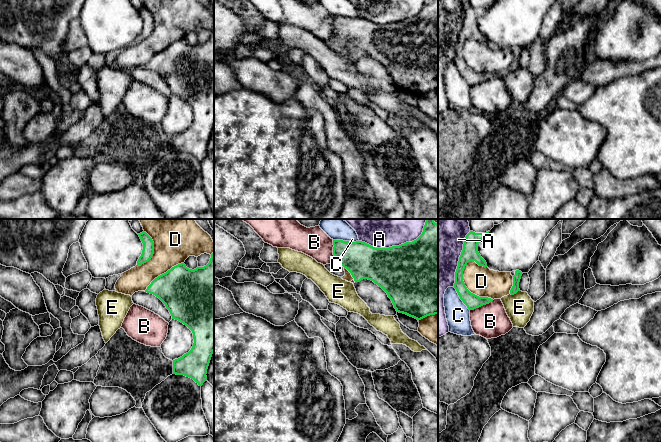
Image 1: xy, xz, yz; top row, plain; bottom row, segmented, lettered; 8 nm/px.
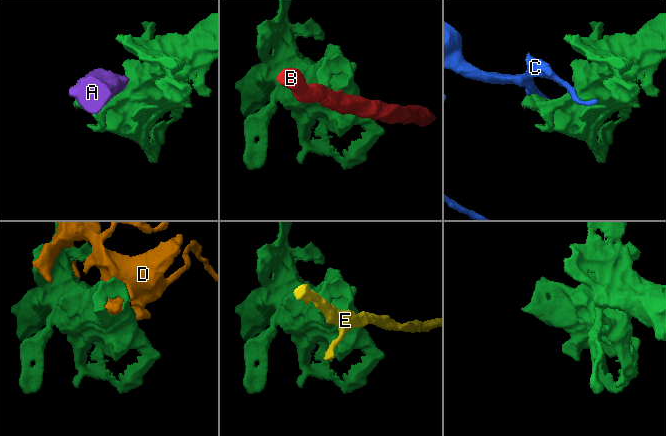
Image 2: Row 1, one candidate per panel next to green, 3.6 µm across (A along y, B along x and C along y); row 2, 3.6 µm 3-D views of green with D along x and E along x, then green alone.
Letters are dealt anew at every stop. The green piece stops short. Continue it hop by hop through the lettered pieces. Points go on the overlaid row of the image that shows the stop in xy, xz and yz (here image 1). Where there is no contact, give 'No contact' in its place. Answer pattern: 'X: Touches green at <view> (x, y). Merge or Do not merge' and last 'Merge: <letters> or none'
A: Touches green at xz (397, 246). Do not merge
B: Touches green at yz (481, 305). Do not merge
C: Touches green at xz (346, 241). Do not merge
D: Touches green at yz (466, 288). Do not merge
E: Touches green at yz (514, 293). Do not merge
Merge: none

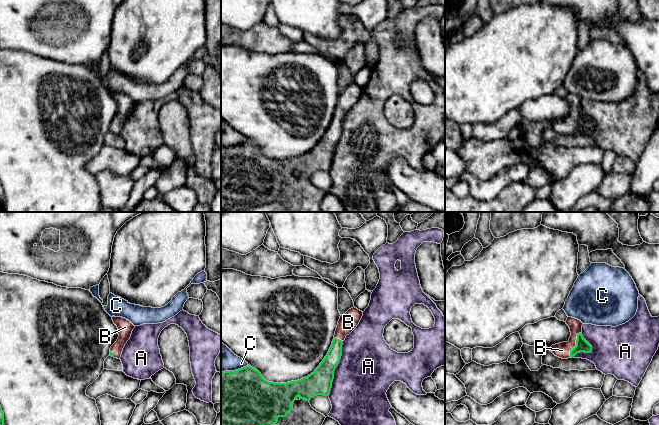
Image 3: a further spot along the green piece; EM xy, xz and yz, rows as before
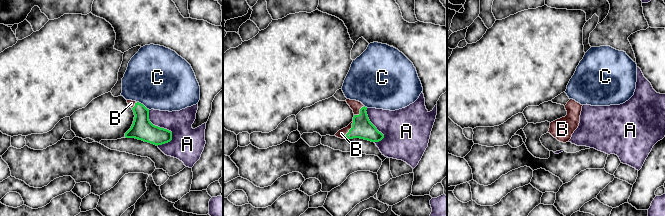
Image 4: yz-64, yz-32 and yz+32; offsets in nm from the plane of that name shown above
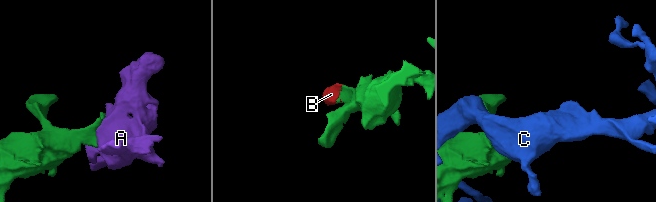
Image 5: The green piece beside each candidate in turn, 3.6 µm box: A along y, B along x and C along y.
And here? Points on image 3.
A: Touches green at xz (335, 368). Do not merge
B: Touches green at yz (576, 344). Merge
C: Touches green at xz (235, 370). Do not merge
Merge: B

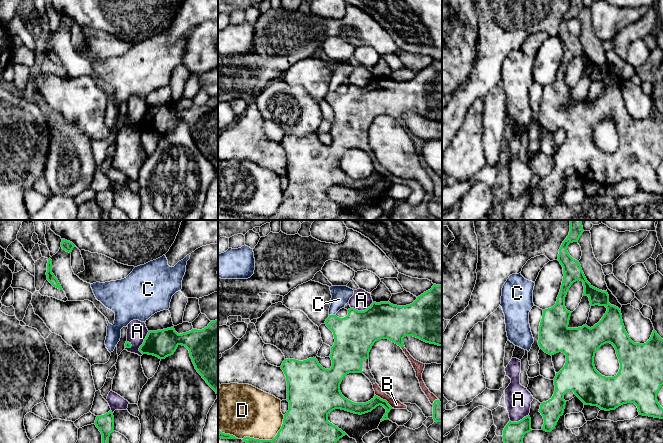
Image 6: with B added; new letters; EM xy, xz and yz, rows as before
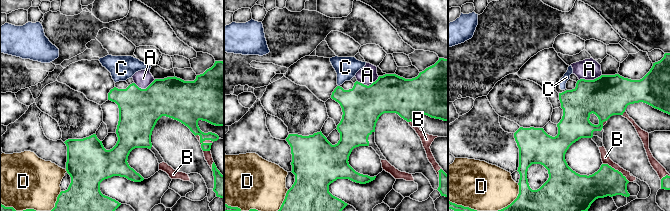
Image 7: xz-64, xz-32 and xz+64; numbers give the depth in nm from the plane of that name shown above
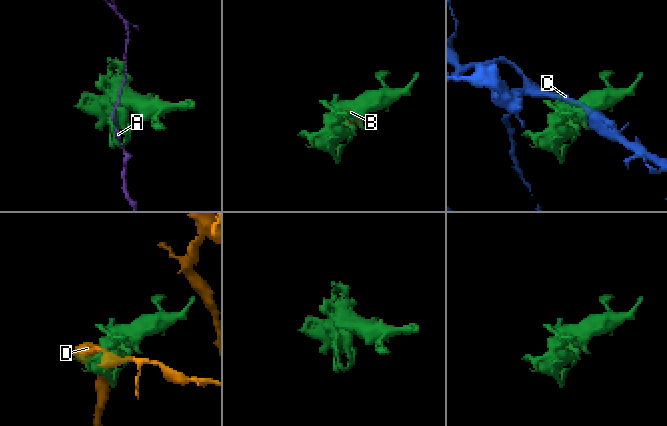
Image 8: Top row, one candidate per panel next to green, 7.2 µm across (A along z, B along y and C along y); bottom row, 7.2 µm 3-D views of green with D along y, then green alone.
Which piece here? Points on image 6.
A: Touches green at xy (143, 343). Do not merge
B: Touches green at xz (384, 400). Merge
C: Touches green at xz (332, 315). Do not merge
D: Touches green at xz (268, 440). Do not merge
Merge: B

